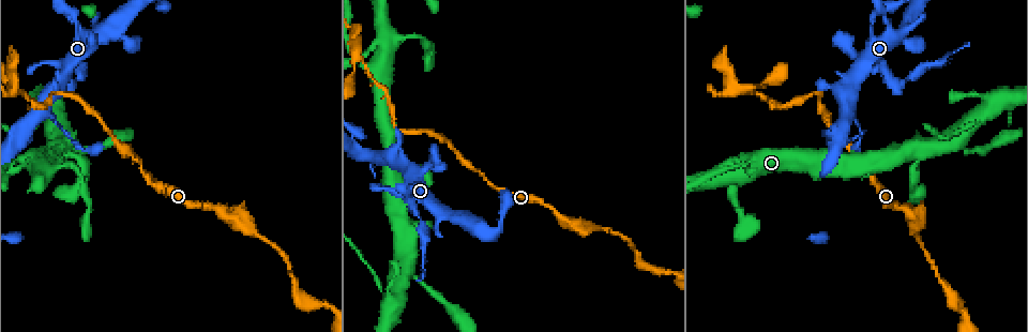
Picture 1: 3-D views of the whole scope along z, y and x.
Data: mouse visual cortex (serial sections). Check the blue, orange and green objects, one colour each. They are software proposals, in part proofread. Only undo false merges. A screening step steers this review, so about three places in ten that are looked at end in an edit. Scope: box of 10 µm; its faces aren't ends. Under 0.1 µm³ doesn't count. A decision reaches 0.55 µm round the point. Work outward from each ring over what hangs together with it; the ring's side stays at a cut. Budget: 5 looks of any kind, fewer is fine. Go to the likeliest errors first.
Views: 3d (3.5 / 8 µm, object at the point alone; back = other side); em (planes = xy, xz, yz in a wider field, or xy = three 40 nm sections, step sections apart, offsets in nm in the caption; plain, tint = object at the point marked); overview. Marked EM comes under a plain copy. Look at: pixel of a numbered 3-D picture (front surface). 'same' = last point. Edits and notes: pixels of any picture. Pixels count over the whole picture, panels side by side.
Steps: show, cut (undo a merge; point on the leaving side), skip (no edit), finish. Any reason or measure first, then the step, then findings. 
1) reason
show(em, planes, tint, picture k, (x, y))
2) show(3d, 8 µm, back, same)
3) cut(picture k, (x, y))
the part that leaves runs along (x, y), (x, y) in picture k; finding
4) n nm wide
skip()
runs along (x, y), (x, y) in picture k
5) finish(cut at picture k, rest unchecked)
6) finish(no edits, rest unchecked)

abrupt turn
show(3d, 8 µm, picture 1, (51, 91))

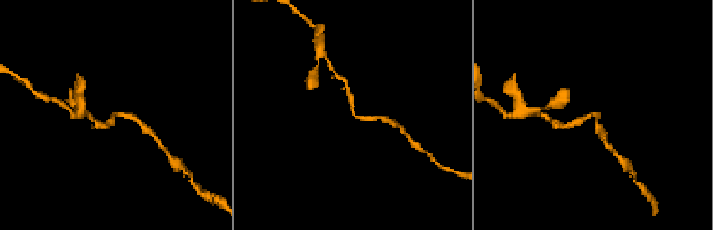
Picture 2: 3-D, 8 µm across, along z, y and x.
show(3d, 3.5 µm, same)

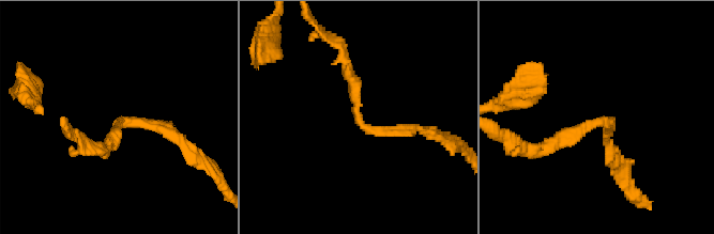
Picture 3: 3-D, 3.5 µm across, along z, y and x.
arms of 150, 200 nm
skip()
runs along (421, 129), (384, 133), (361, 122), (345, 61) in picture 3; continuous, no second cell

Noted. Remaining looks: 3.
abrupt turn
show(3d, 3.5 µm, picture 1, (70, 84))

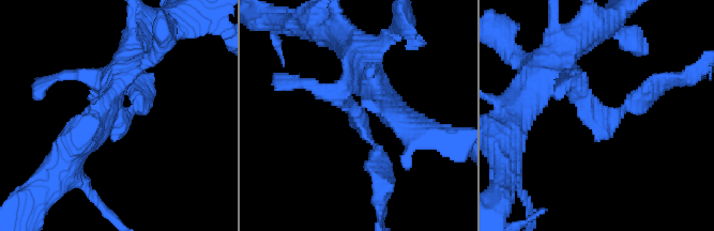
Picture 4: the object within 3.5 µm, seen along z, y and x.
need the tissue
show(em, xy, step 5, tint, picture 4, (359, 119))

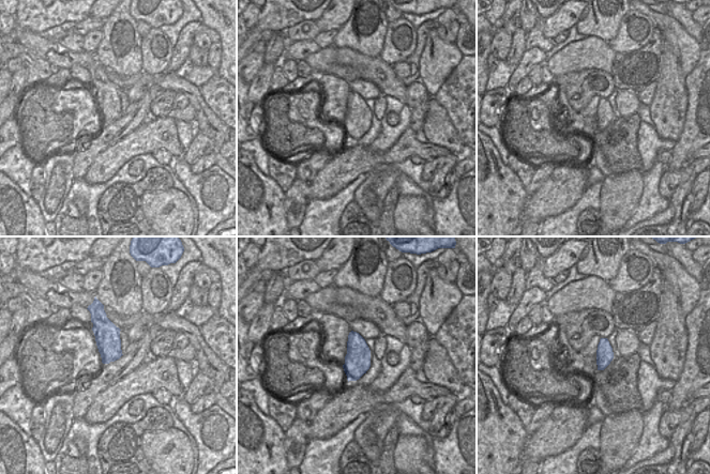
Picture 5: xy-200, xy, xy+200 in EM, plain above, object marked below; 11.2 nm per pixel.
cut(picture 4, (605, 131))
the part that leaves runs along (587, 98), (614, 119), (661, 86) in picture 4; a second cell is stuck on

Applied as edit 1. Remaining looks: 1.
finish(cut at picture 4, rest unchecked)

